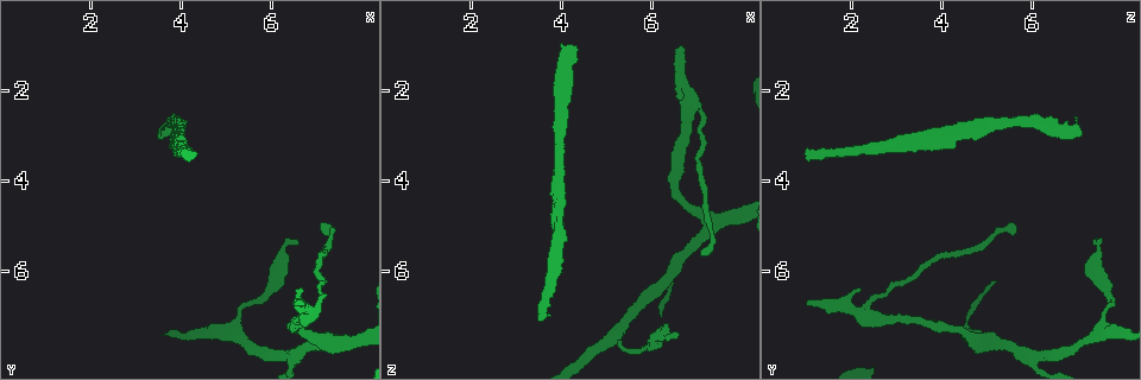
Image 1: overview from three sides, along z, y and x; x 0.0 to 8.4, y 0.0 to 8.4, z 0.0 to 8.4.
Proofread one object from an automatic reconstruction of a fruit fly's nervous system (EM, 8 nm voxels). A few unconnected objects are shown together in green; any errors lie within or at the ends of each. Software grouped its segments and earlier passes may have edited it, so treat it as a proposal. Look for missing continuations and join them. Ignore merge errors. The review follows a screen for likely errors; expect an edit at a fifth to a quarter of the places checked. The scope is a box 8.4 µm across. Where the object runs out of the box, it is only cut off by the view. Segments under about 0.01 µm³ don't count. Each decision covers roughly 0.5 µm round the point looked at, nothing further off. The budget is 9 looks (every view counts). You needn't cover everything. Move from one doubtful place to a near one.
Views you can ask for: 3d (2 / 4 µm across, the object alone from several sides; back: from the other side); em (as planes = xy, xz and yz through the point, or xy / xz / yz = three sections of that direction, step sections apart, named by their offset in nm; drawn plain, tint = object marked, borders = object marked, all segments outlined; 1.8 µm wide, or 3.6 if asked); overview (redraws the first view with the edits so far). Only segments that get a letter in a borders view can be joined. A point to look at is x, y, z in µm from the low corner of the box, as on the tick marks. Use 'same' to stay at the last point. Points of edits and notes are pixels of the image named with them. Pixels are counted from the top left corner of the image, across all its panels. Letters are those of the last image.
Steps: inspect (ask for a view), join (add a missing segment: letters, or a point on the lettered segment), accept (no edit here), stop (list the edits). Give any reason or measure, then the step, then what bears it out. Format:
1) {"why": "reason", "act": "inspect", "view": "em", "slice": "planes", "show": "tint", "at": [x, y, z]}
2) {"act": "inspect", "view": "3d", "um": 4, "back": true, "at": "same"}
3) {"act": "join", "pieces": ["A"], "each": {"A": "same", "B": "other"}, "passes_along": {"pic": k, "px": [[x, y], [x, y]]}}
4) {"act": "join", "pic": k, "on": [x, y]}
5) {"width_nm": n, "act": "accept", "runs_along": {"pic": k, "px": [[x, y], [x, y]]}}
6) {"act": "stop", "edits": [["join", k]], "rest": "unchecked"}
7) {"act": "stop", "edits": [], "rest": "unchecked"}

{"why": "branch stops here", "act": "inspect", "view": "3d", "um": 4, "at": [4.20, 3.50, 1.00]}

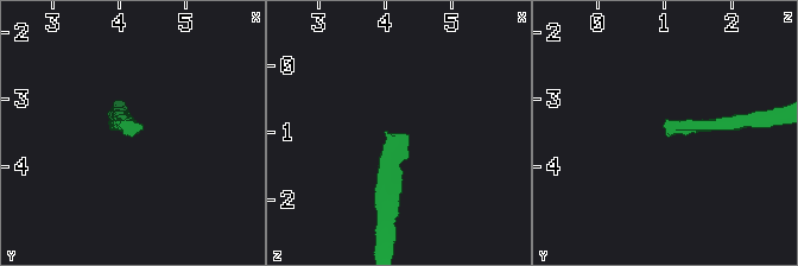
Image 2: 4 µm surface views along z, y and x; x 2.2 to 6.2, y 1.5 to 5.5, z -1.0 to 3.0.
{"act": "inspect", "view": "em", "slice": "planes", "show": "borders", "at": [4.20, 3.55, 1.05]}

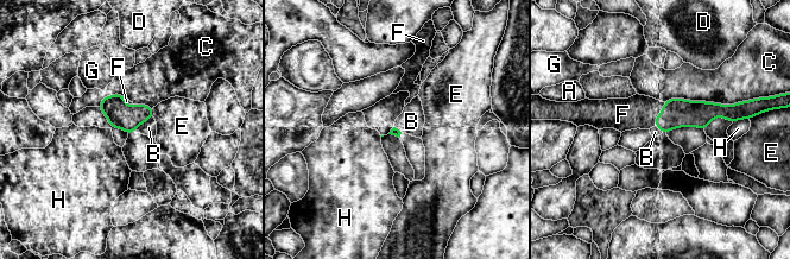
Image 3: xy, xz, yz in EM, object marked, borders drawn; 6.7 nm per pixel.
{"longest_contact_nm": ["C", 550], "act": "join", "pic": 3, "on": [640, 112], "each": {"A": "other", "B": "other", "C": "other", "D": "other", "E": "other", "F": "same", "G": "other", "H": "other"}, "found": "it goes on there"}

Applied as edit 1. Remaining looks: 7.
{"why": "free end", "act": "inspect", "view": "em", "slice": "xz", "step": 4, "show": "borders", "at": [6.60, 6.65, 1.00]}

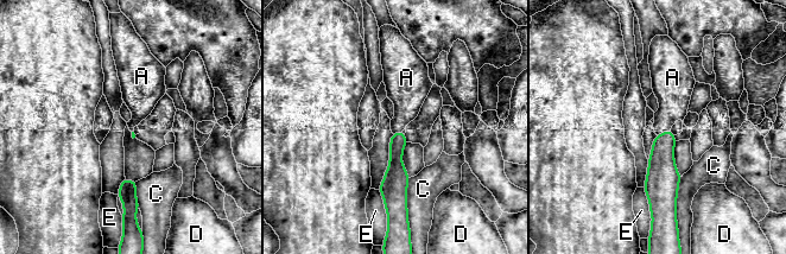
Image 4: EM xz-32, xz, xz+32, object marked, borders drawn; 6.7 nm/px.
{"longest_contact_nm": ["C", 220], "act": "join", "pic": 4, "on": [673, 97], "each": {"A": "same", "C": "other", "D": "other", "E": "other"}, "found": "it goes on there"}

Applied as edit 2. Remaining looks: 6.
{"why": "redraw", "act": "inspect", "view": "overview"}

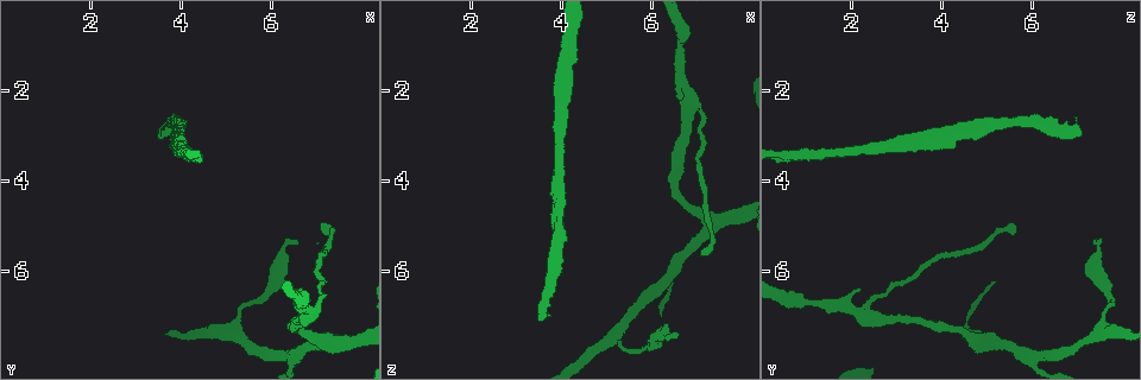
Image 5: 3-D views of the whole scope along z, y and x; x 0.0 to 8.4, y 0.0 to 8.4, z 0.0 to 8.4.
{"why": "end of a long branch", "act": "inspect", "view": "3d", "um": 4, "at": [7.10, 5.00, 5.55]}

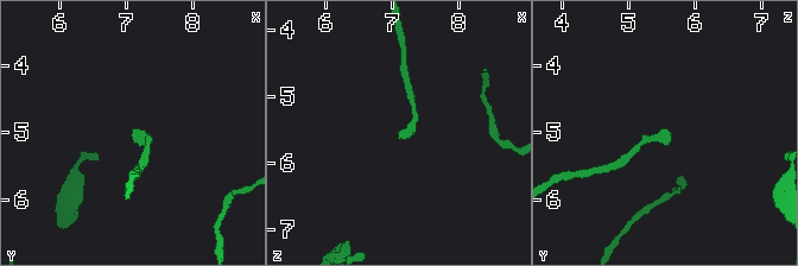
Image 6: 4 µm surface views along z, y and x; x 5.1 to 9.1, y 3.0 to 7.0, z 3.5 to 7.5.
{"why": "now the EM", "act": "inspect", "view": "em", "um": 3.6, "slice": "planes", "show": "borders", "at": [7.10, 5.00, 5.60]}

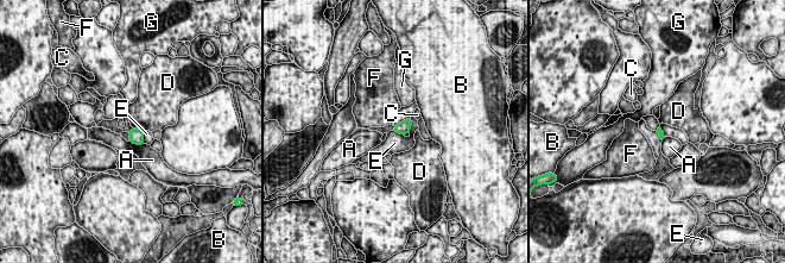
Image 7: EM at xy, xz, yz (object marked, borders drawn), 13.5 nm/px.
{"width_nm": 70, "act": "accept", "each": {"A": "other", "B": "other", "C": "other", "D": "other", "E": "other", "F": "other", "G": "other"}, "border": {"pic": 7, "px": [[411, 118], [411, 129], [409, 131]]}, "found": "no lettered segment goes on from it"}

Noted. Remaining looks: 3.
{"why": "an open end", "act": "inspect", "view": "3d", "um": 4, "at": [6.50, 5.35, 7.40]}

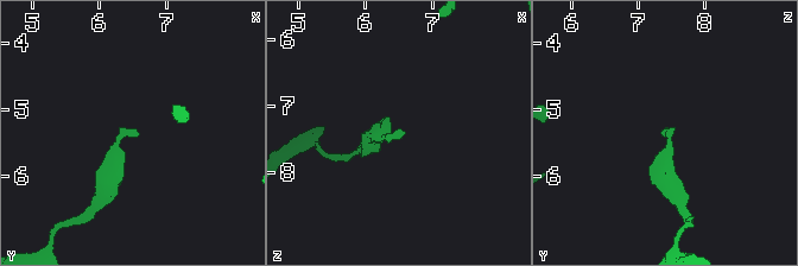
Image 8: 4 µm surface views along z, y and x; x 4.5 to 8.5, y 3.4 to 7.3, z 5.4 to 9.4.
{"why": "shape alone is not enough", "act": "inspect", "view": "em", "slice": "planes", "show": "borders", "at": [6.55, 5.30, 7.35]}

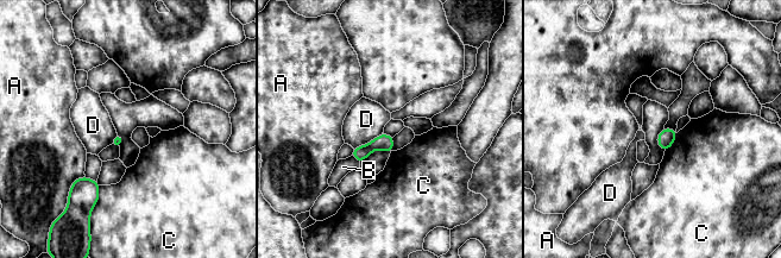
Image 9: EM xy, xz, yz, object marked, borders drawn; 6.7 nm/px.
{"act": "accept", "each": {"A": "other", "B": "other", "C": "other", "D": "other"}, "border": {"pic": 9, "px": [[383, 133], [353, 149]]}, "found": "none of them fits"}

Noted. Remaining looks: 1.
{"act": "stop", "edits": [["join", 3], ["join", 4]], "rest": "unchecked"}

